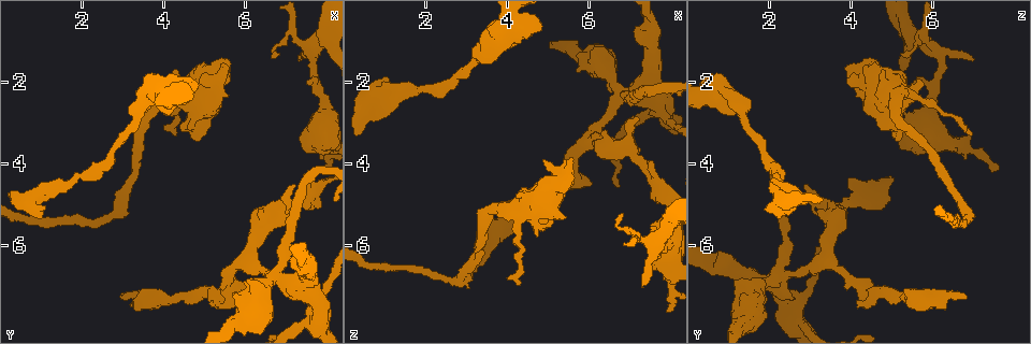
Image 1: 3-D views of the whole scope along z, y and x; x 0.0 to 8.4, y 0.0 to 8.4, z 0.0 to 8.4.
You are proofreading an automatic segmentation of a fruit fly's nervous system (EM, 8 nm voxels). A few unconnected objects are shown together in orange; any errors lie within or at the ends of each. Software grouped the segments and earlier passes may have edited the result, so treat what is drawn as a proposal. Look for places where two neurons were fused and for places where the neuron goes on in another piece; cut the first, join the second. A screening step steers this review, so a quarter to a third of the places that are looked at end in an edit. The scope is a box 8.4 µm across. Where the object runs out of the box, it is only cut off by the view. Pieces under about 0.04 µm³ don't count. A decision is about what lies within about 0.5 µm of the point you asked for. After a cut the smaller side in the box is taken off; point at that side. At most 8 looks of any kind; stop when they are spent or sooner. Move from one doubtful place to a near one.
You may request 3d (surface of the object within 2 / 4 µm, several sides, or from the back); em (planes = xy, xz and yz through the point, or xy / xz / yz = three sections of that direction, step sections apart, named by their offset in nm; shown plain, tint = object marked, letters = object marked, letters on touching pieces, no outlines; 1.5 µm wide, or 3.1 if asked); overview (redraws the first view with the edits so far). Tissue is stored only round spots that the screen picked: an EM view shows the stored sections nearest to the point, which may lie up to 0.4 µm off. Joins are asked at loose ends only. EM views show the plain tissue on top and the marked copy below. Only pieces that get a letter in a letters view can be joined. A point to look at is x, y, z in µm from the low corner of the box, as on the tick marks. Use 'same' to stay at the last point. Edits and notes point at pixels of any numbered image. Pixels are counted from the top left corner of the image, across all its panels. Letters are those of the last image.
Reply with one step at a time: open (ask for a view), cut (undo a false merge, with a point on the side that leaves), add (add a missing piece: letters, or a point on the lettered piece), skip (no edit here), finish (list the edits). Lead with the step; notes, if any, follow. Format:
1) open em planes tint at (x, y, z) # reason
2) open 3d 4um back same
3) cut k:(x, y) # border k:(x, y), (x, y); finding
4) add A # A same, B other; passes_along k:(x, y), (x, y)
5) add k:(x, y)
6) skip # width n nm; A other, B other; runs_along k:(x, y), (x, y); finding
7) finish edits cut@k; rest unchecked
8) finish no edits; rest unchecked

open 3d 4um at (2.95, 7.25, 6.90) # end of a long branch

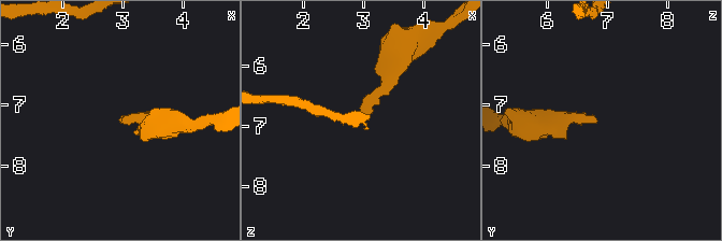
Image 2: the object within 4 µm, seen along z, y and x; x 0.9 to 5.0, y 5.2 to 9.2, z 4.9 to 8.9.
open em xy step 4 tint at (3.00, 7.25, 6.90)

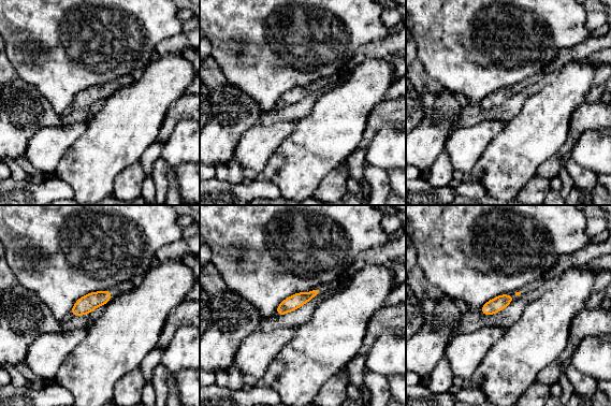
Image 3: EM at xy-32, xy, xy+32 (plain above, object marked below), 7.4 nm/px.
open em planes letters same # another direction

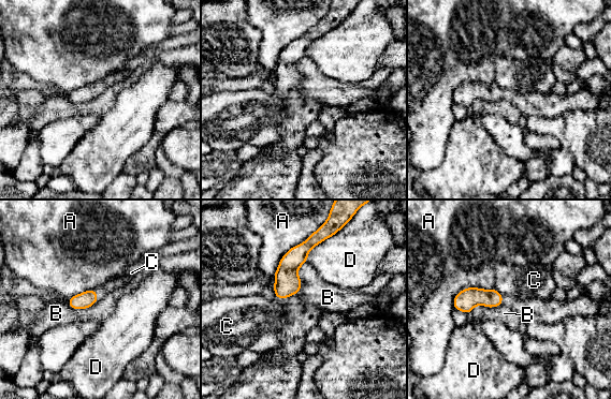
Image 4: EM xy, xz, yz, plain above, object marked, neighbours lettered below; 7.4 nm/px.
skip # A other, B other, C other, D other; border 4:(494, 286), (503, 296); no lettered piece goes on from it

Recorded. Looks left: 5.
open em yz step 4 tint at (1.90, 4.30, 2.15) # sudden change in width

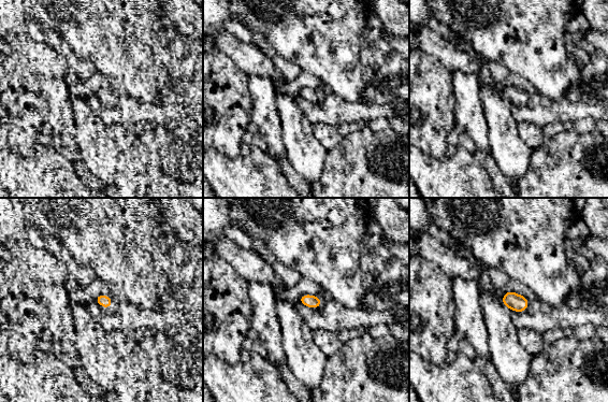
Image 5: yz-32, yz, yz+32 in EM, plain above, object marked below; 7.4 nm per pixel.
open em planes letters same # another direction

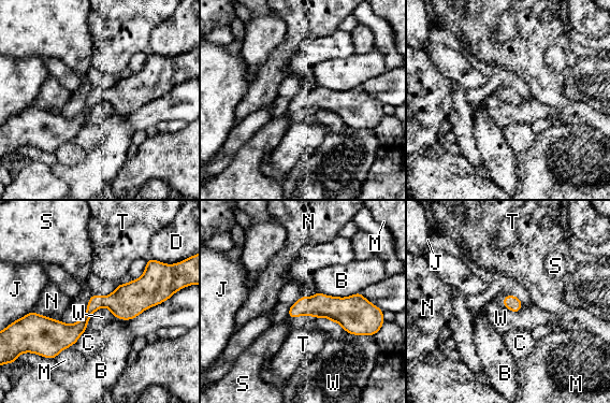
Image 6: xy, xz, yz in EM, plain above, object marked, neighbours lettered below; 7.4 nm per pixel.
skip # longest_contact B 320 nm; B other, C other, D other, J other, M other, N other, S other, T other, W other; border 6:(112, 312), (99, 307), (85, 330); all the same neuron

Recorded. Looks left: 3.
open 3d 2um at (7.30, 1.40, 7.00) # thin end

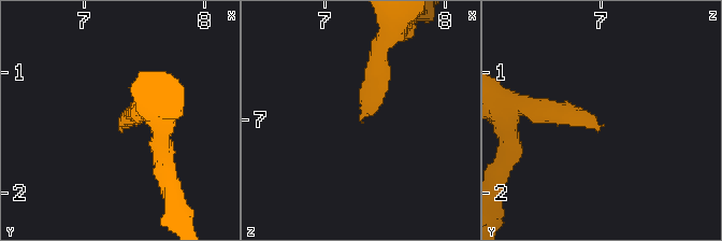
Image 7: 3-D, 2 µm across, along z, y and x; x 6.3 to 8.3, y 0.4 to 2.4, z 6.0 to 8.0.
open em yz step 8 tint at (7.26, 1.46, 7.00)

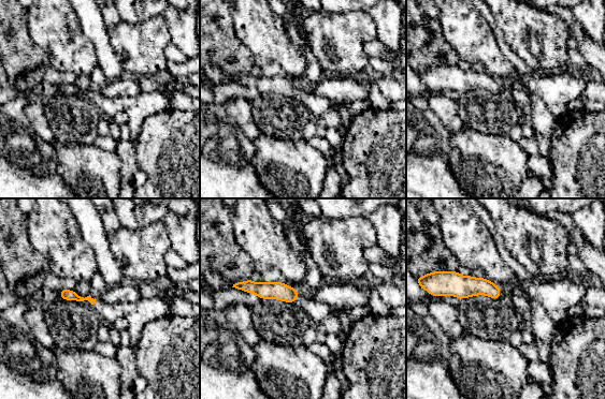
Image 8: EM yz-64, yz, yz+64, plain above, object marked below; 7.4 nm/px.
open em planes letters same # another direction

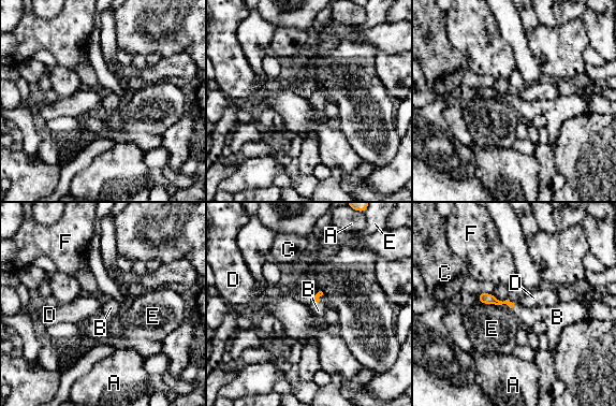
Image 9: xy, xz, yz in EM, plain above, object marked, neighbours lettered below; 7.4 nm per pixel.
add B # A other, B same, C other, D other, E other, F other; the neuron continues

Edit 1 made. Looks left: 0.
finish edits add@9; rest unchecked

